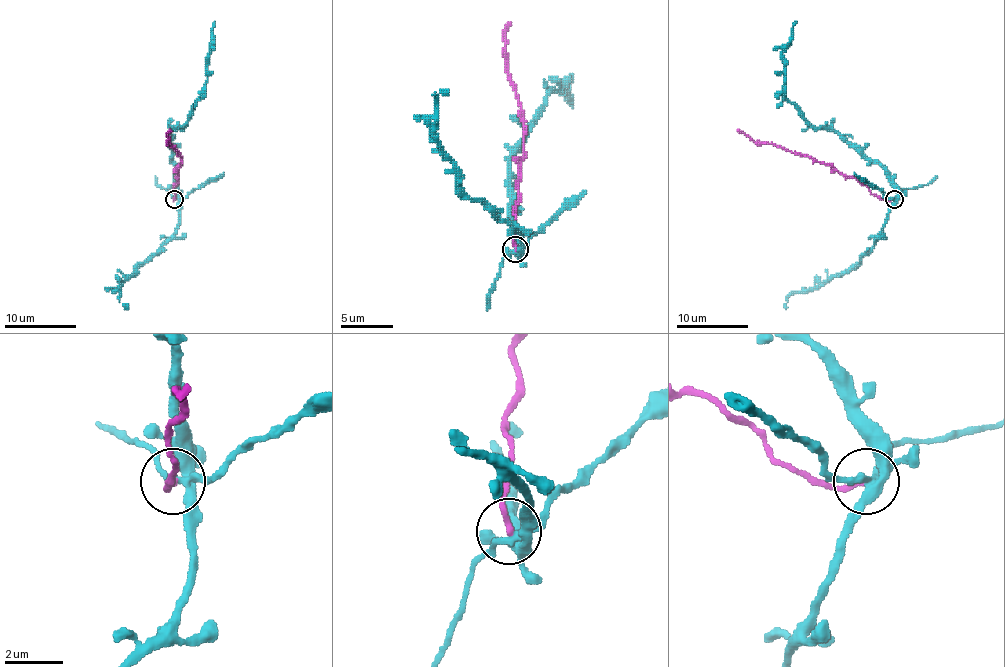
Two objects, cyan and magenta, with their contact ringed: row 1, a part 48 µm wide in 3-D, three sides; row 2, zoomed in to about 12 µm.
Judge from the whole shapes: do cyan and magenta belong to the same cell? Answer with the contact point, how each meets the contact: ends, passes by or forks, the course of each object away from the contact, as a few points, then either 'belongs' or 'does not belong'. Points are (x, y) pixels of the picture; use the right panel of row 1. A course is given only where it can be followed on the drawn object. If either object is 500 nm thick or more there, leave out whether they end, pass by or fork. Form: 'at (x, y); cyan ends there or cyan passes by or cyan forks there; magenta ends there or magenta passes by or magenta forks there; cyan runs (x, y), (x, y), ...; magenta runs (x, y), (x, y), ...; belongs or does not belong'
at (894, 199); cyan forks there; magenta ends there; cyan runs (894, 199), (897, 185), (877, 163), (863, 158), (834, 131), (813, 125), (786, 97), (782, 48), (796, 21); magenta runs (894, 199), (881, 199), (854, 178), (840, 174), (809, 156), (795, 154), (771, 143), (755, 143), (737, 129); does not belong

